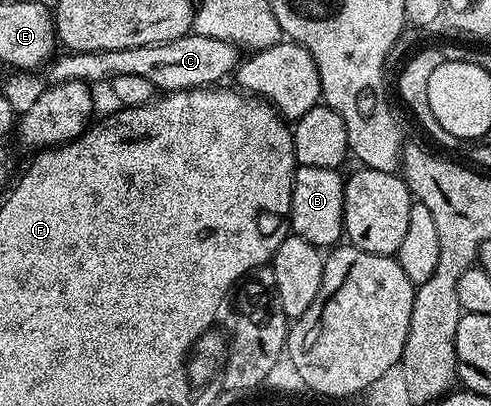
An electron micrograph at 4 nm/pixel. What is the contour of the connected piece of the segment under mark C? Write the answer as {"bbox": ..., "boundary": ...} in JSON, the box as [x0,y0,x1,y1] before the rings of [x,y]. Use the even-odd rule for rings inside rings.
{"bbox":[44,31,239,93],"boundary":[[[192,31],[184,37],[159,43],[158,45],[144,45],[130,49],[99,49],[87,53],[62,52],[54,56],[44,66],[46,82],[58,85],[68,81],[112,82],[119,75],[139,75],[139,79],[147,79],[154,90],[177,93],[180,89],[203,89],[216,86],[225,76],[232,74],[239,64],[239,50],[237,46],[221,39],[207,39],[207,35],[199,35]]]}

